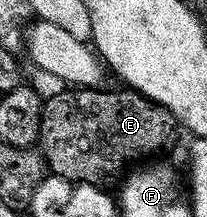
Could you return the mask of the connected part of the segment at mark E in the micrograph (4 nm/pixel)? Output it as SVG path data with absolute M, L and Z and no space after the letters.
M60 89L64 90L43 99L38 139L45 167L55 177L67 178L73 184L85 182L108 188L111 182L119 183L133 164L156 156L151 154L166 149L176 138L178 123L175 116L137 90Z

